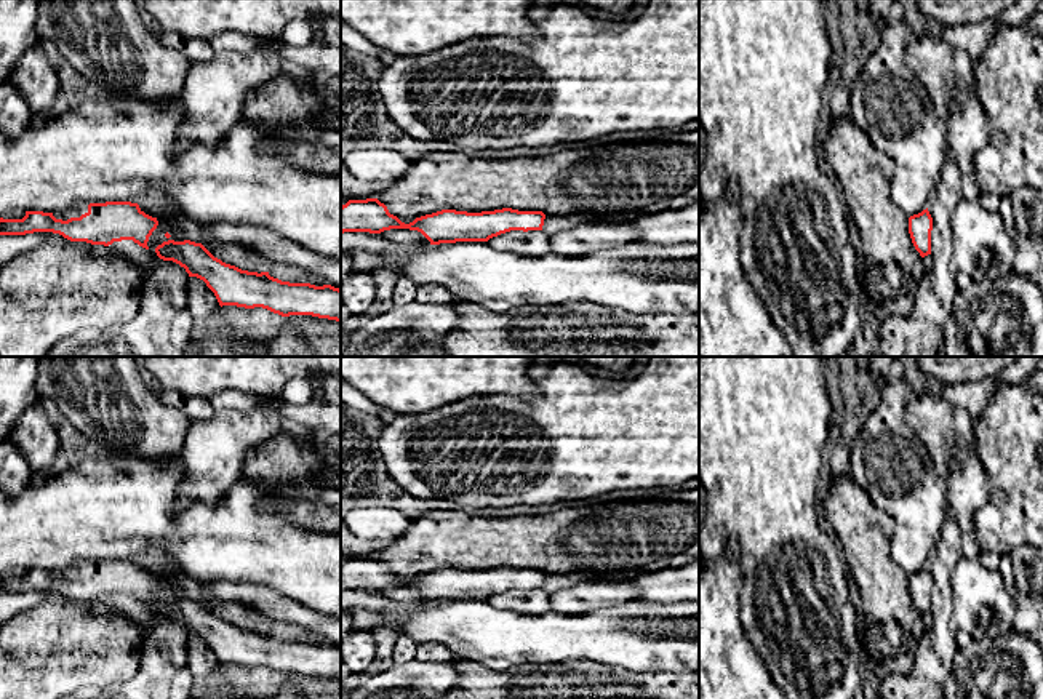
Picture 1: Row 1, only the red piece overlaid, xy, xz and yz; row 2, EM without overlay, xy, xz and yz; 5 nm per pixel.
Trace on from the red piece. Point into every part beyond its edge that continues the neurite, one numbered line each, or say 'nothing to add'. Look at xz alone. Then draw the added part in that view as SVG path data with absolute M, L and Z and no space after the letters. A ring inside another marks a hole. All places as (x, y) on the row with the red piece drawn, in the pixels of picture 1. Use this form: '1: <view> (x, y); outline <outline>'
nothing to add

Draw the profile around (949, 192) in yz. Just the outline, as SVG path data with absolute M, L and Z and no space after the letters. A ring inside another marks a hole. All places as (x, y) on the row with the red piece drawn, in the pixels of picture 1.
M949 146L945 162L928 211L933 218L931 254L933 269L928 270L912 294L912 312L905 317L888 315L880 326L878 342L873 346L881 357L941 357L945 342L945 325L953 315L953 302L958 293L955 270L952 267L952 214L965 198L960 171L961 157Z

